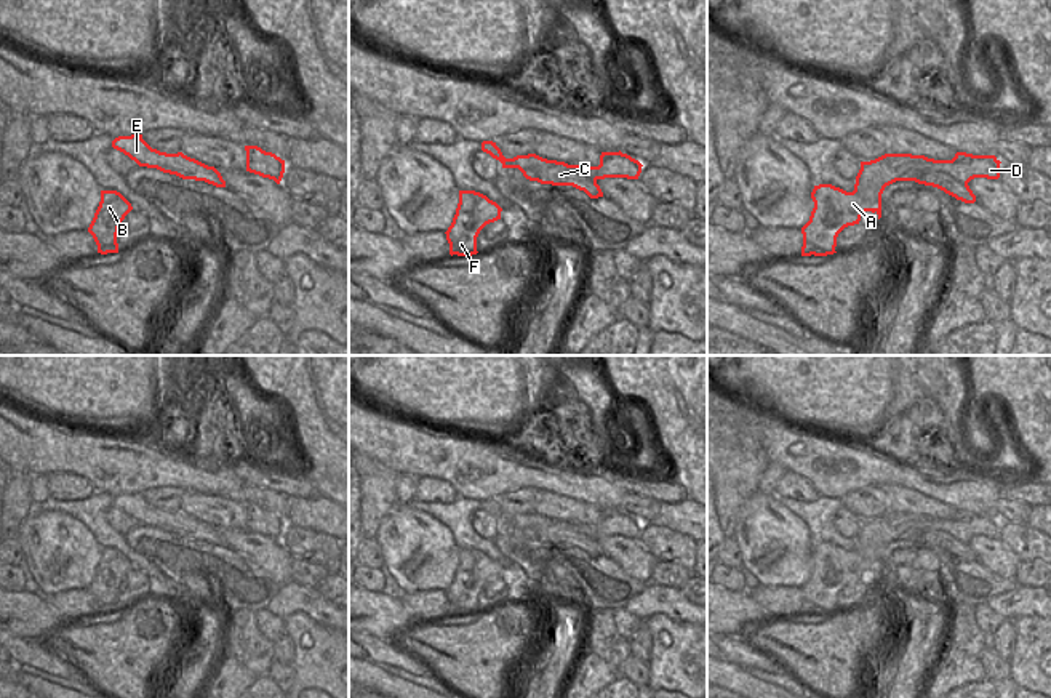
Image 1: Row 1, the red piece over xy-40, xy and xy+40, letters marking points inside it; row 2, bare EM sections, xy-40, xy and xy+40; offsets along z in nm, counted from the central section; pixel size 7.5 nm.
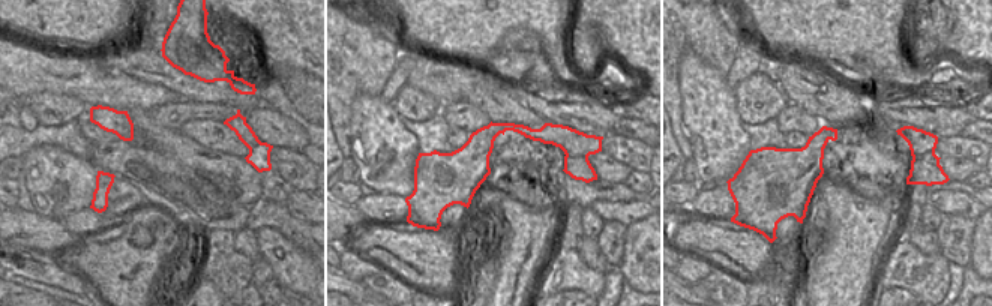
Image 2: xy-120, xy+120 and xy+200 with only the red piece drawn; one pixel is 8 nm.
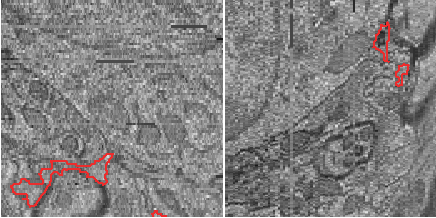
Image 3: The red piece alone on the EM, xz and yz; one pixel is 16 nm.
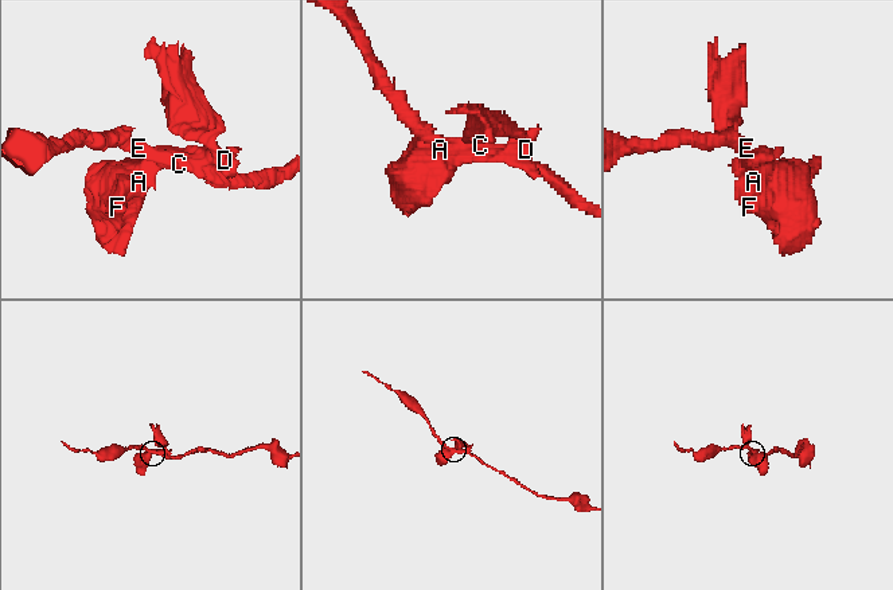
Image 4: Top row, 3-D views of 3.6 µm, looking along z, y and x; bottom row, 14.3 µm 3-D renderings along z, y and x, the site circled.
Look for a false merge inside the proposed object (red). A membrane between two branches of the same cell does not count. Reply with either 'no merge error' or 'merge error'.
merge error

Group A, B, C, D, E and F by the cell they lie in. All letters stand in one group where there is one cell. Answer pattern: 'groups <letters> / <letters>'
groups A B D F / C E

